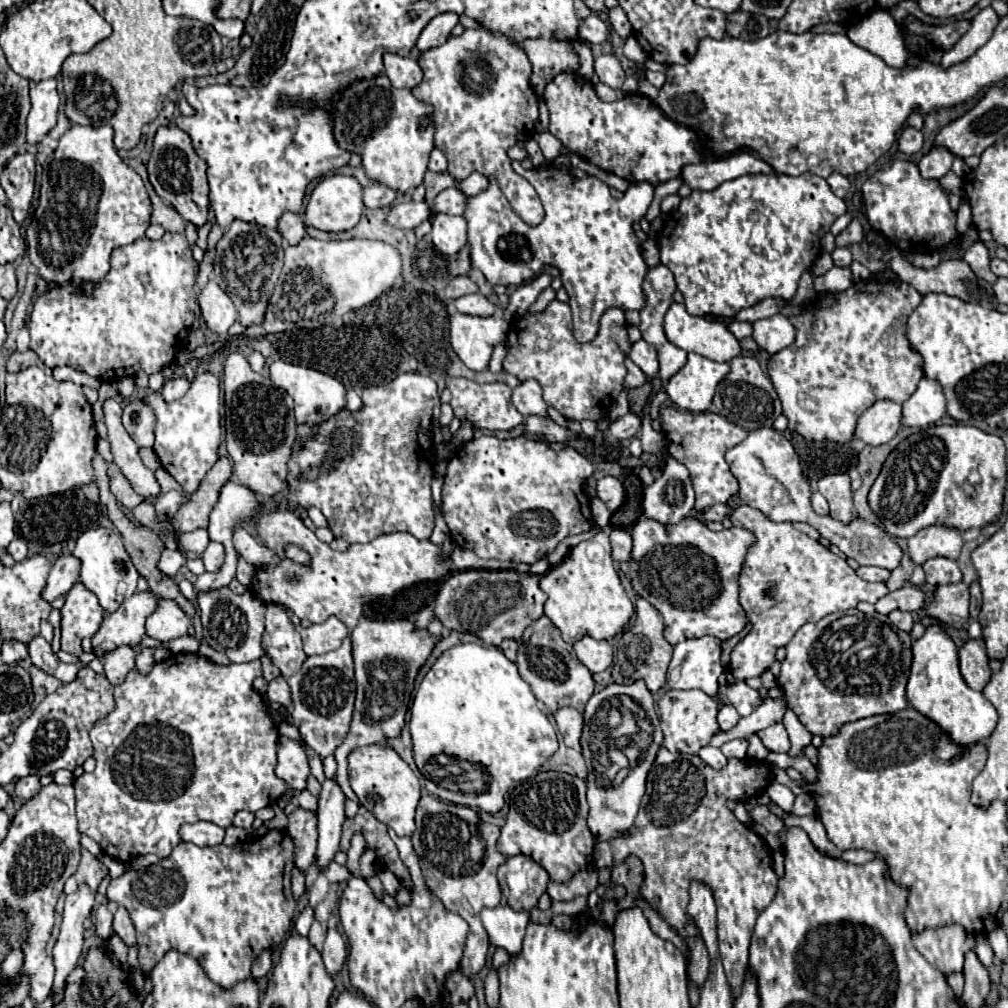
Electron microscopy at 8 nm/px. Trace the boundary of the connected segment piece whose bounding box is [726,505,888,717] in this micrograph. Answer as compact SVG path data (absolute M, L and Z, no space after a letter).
M740 505L732 513L732 523L736 527L750 529L756 535L756 543L748 549L746 563L744 563L744 569L740 575L740 603L742 603L742 607L744 607L744 611L752 623L752 629L746 633L742 643L738 643L730 653L730 671L734 673L738 683L728 687L728 693L726 693L728 701L736 707L736 711L742 717L746 717L760 705L760 697L758 697L758 691L746 687L744 681L748 677L762 675L774 663L774 655L776 655L778 647L784 647L804 623L810 623L810 621L816 623L830 613L854 609L860 601L876 603L880 597L884 597L888 593L888 589L884 583L870 583L870 581L860 579L856 575L856 571L842 557L834 555L832 551L822 547L818 541L814 541L808 535L794 529L792 523L770 521L760 509L754 509L750 505Z

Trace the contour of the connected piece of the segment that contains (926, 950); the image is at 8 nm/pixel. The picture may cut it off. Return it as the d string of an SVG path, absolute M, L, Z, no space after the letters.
M960 925L912 933L912 941L914 947L922 953L922 957L944 975L962 971L964 953L974 949L976 945L974 935L966 933Z

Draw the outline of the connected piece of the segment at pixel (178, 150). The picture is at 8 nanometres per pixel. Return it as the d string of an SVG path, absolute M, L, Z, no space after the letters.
M166 125L158 129L154 137L152 157L148 161L148 175L156 193L164 201L174 205L174 209L182 215L182 219L194 223L196 227L206 223L206 215L208 215L206 163L196 155L190 137L176 125Z

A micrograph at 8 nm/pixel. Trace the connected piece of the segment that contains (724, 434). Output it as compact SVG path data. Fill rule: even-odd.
M674 407L662 409L662 433L668 439L668 453L674 455L680 463L684 463L690 471L692 485L696 491L696 511L704 511L714 503L726 503L732 495L738 493L738 481L730 473L728 463L724 461L724 453L746 439L746 431L718 413L690 413Z

